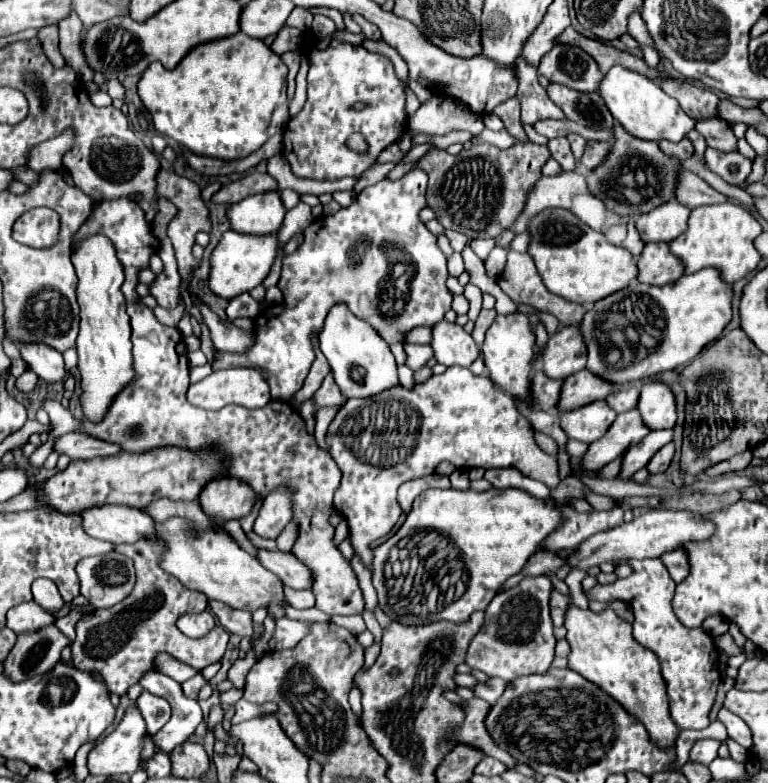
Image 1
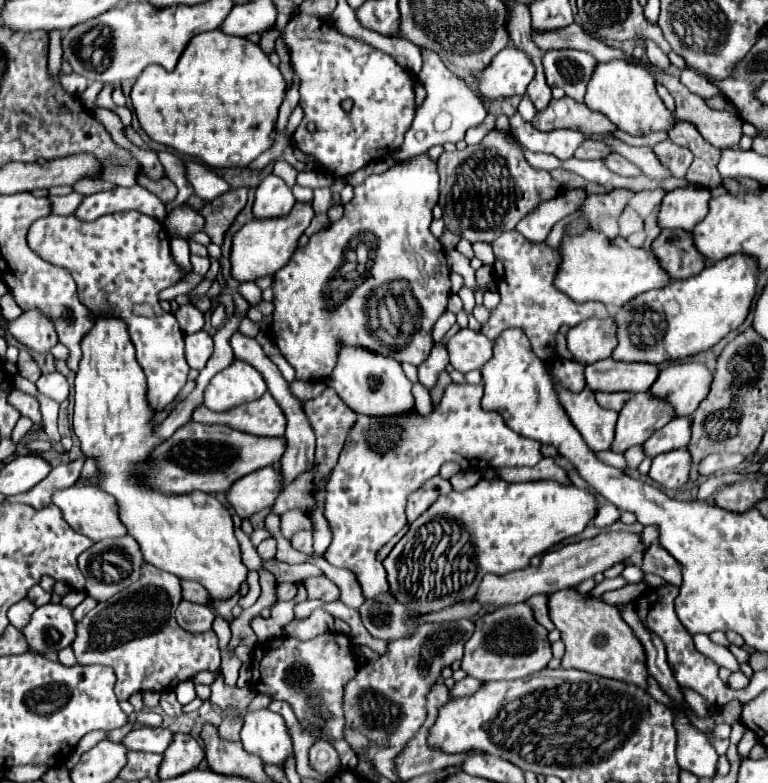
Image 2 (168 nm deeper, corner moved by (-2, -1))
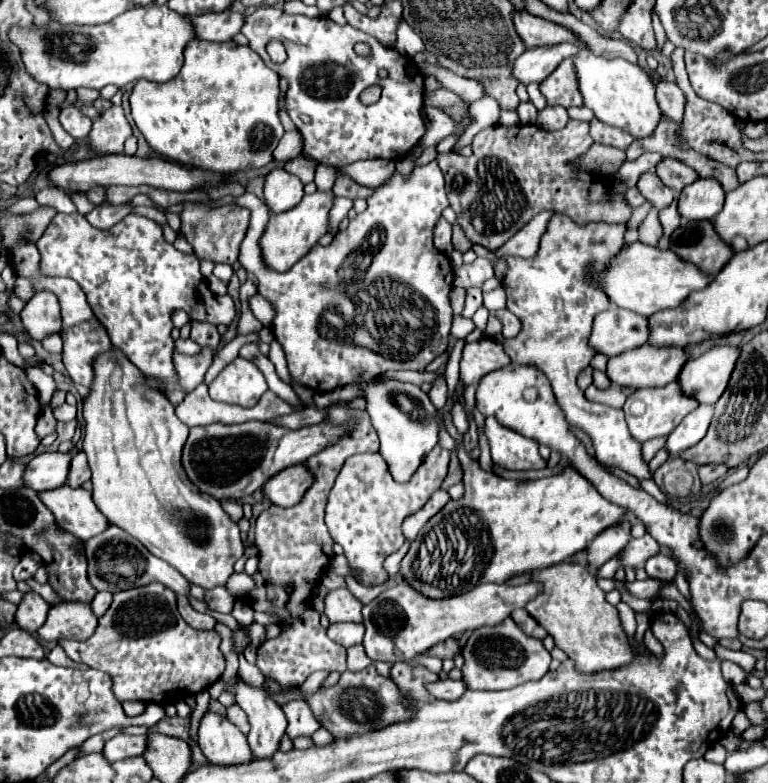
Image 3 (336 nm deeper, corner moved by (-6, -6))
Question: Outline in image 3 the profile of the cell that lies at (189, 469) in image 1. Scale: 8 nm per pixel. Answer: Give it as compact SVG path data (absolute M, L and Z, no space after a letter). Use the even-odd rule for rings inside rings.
M247 421L241 425L197 425L189 429L181 461L189 481L199 491L217 499L241 499L261 489L263 483L277 471L293 463L303 463L313 453L325 449L325 445L333 445L333 441L337 441L339 435L343 437L349 429L351 427L337 427L327 421L297 431L277 429L263 421Z

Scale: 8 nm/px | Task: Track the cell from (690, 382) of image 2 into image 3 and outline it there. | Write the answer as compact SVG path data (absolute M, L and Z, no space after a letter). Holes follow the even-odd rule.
M721 345L687 361L677 377L683 395L693 397L699 405L713 405L725 391L737 353L737 347Z

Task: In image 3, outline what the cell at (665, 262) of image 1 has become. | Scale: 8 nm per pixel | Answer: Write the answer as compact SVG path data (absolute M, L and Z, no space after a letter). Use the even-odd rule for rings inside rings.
M683 221L673 231L669 249L709 275L717 275L733 255L729 245L713 233L711 221Z

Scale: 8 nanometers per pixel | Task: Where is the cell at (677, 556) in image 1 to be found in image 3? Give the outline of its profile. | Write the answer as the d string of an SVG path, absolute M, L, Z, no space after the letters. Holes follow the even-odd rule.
M659 551L657 555L653 555L647 563L645 563L645 571L649 573L649 577L659 579L659 581L675 581L677 575L677 565L671 561L671 555L667 551Z

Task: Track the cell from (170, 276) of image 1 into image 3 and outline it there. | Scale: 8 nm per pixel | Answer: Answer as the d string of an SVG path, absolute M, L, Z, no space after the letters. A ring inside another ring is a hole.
M191 321L191 339L205 347L205 345L213 345L219 347L219 331L215 325L211 323L201 323L201 321Z

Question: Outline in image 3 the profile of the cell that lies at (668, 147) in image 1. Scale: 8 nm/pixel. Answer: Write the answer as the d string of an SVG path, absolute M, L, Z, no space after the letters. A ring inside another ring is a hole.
M663 157L661 163L657 165L657 175L661 177L661 181L665 185L669 185L675 191L681 191L685 185L699 179L699 175L693 167L685 165L683 161L679 161L675 157Z

